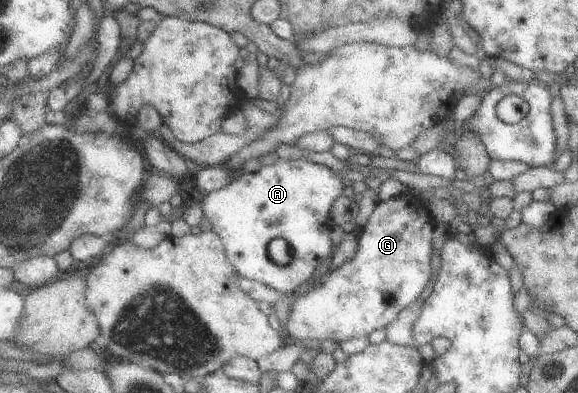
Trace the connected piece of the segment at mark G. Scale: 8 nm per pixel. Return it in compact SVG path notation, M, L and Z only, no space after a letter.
M411 194L379 201L357 239L355 255L335 271L317 280L310 290L298 296L289 311L289 322L284 334L297 341L307 339L331 340L337 343L353 337L369 336L373 331L385 328L409 303L413 303L430 288L431 250L435 221L432 220L424 199Z

